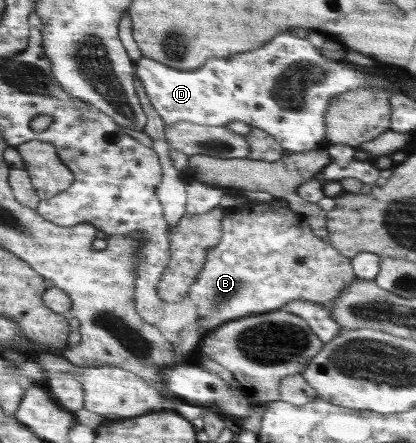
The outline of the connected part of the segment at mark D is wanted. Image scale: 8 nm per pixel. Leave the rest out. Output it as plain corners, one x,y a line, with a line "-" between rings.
280,33
278,37
274,37
260,49
238,53
228,59
206,61
206,65
198,69
173,69
144,56
135,62
134,66
136,77
142,81
146,97
166,126
177,124
179,121
191,121
200,125
225,127
228,121
244,121
250,127
254,126
269,133
286,152
294,154
327,146
324,143
326,139
325,115
333,97
359,87
379,87
388,90
389,93
392,88
400,90
388,79
364,73
358,67
354,67
354,59
342,61
324,56
320,49
310,45
310,41
306,41
304,37
298,37
292,33

